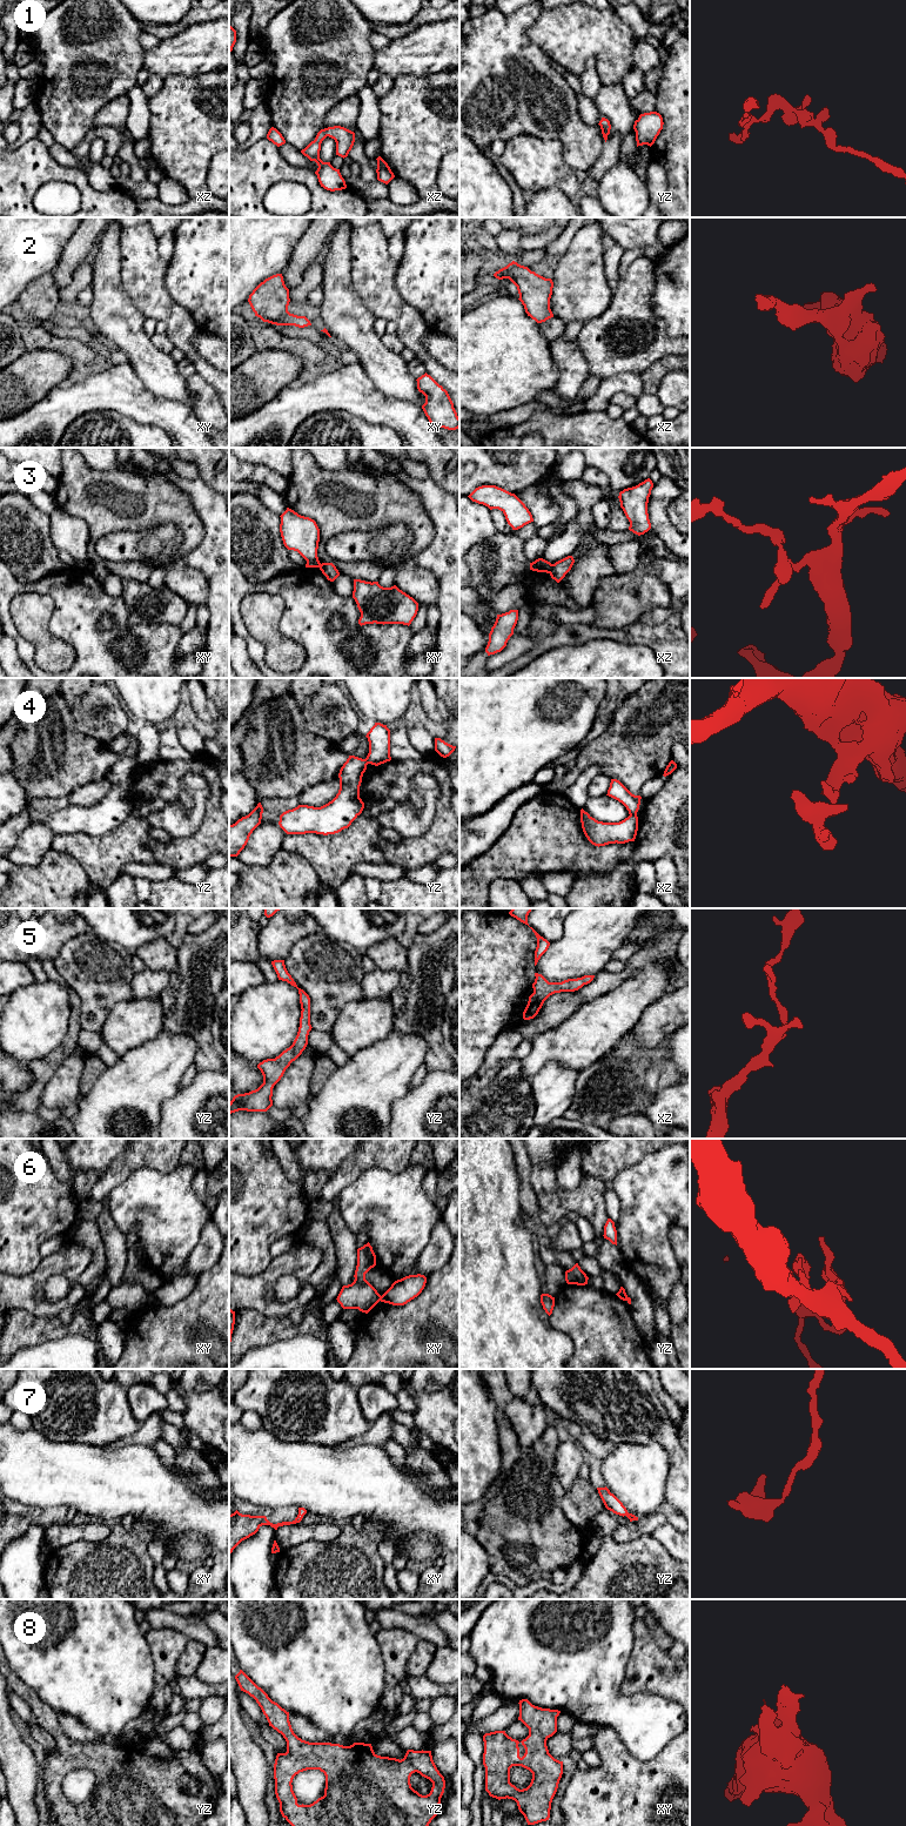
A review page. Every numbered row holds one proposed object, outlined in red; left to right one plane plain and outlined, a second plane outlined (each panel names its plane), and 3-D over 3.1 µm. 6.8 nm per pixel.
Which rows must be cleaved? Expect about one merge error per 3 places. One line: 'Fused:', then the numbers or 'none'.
Fused: 3, 4, 6

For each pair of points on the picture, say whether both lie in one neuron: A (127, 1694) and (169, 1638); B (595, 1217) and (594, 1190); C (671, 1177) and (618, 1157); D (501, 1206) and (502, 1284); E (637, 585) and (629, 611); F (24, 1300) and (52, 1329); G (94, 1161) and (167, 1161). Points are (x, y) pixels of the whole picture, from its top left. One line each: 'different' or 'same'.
A: different
B: same
C: different
D: same
E: same
F: different
G: different

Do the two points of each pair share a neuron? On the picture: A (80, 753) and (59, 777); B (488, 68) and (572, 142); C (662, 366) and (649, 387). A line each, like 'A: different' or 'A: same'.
A: same
B: same
C: same

